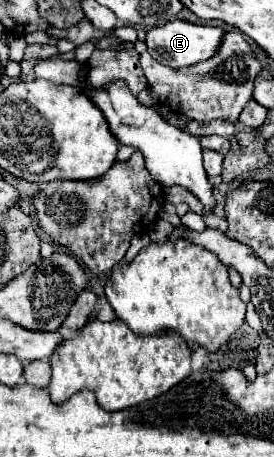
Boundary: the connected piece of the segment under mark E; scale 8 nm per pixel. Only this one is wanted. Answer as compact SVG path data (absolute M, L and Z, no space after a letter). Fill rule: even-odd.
M171 21L171 23L165 23L161 27L155 27L151 31L147 31L147 47L149 47L149 53L161 61L163 65L167 67L173 67L173 69L183 69L183 67L191 67L191 65L197 65L199 61L207 61L215 55L215 49L219 49L221 41L223 41L223 29L221 27L207 27L207 25L193 25L193 23L187 23L187 21Z

